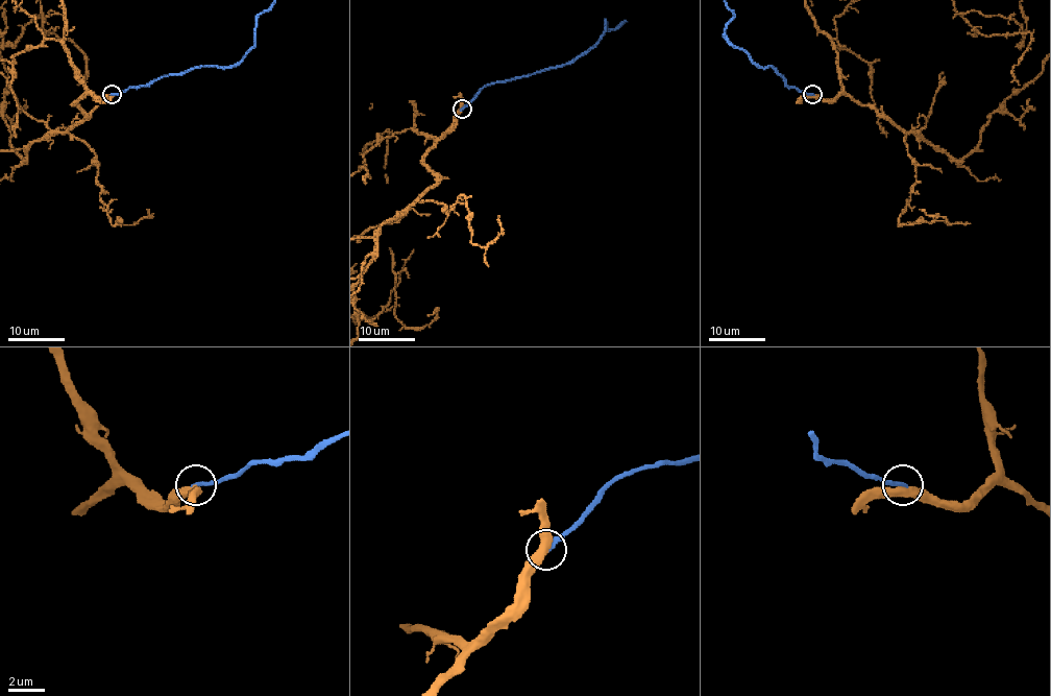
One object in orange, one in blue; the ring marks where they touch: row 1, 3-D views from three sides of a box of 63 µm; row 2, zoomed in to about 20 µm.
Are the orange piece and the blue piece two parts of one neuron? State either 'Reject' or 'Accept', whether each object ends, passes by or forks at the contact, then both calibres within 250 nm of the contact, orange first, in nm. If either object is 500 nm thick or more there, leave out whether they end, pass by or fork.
Accept. At the ring orange passes by. At the ring blue ends. Thickness 440 nm (orange) against 260 nm

